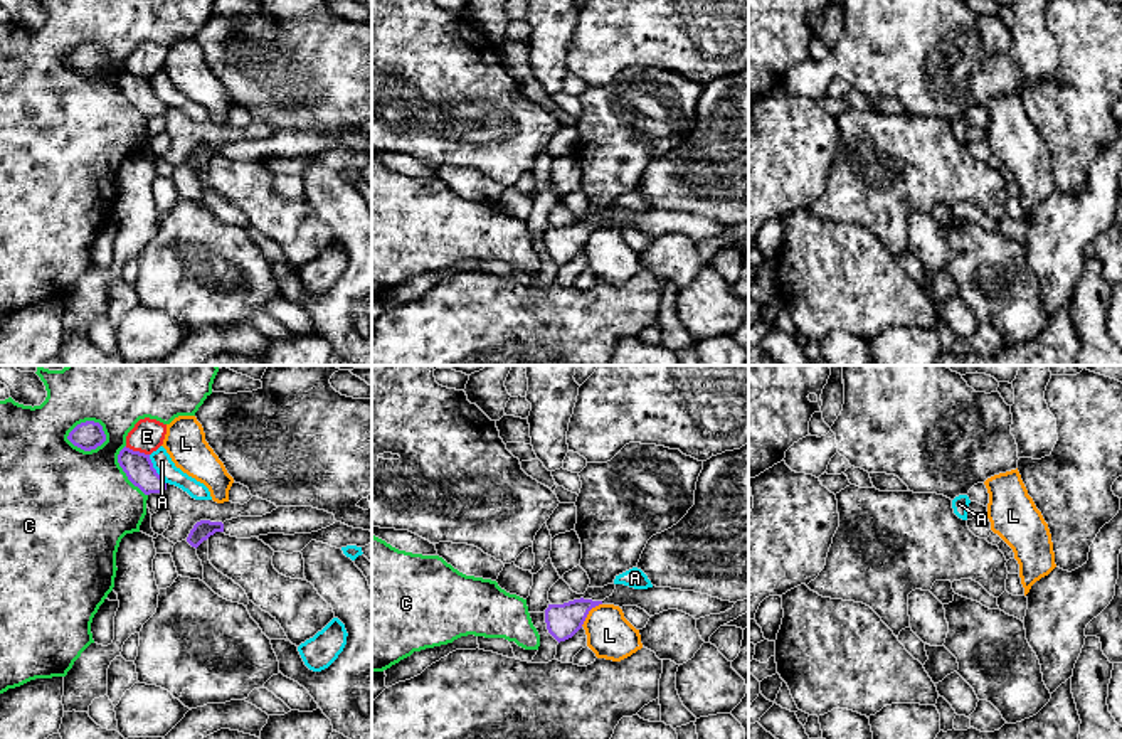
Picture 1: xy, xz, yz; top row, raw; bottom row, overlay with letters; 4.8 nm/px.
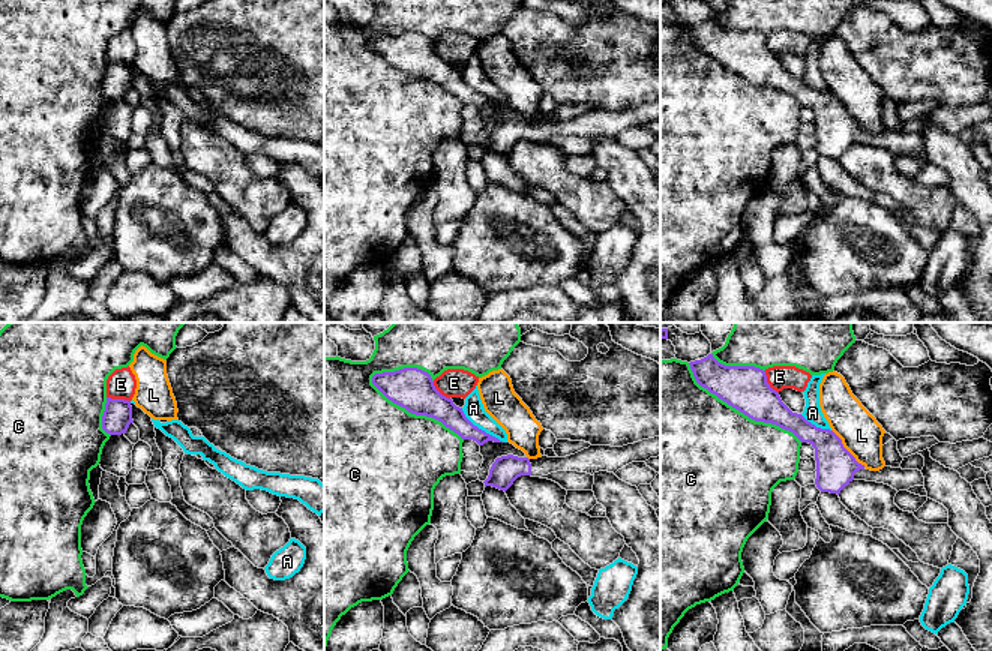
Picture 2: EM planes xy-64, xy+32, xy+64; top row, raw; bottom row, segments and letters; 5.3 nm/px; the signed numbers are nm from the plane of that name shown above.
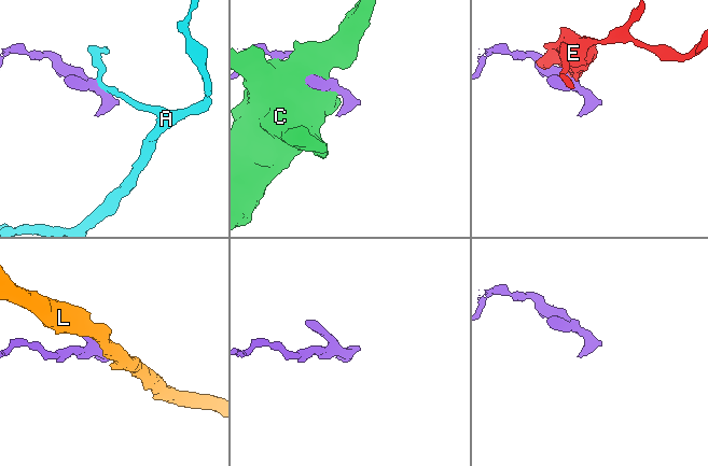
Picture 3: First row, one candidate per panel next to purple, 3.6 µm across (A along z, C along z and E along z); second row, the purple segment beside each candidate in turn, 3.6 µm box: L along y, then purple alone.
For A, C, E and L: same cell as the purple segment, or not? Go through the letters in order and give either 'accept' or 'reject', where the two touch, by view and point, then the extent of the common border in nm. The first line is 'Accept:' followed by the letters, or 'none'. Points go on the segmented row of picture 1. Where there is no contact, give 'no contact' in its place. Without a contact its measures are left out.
Accept: none
A: reject; meets purple in xy at (155, 470); contact 170 nm long
C: reject; meets purple in xy at (88, 450); contact 200 nm long
E: reject; meets purple in xy at (137, 451); contact 130 nm long
L: reject; meets purple in xz at (587, 613); contact 150 nm long

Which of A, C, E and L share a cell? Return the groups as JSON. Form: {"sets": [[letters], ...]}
{"sets": [["A"], ["C"], ["E"], ["L"]]}

